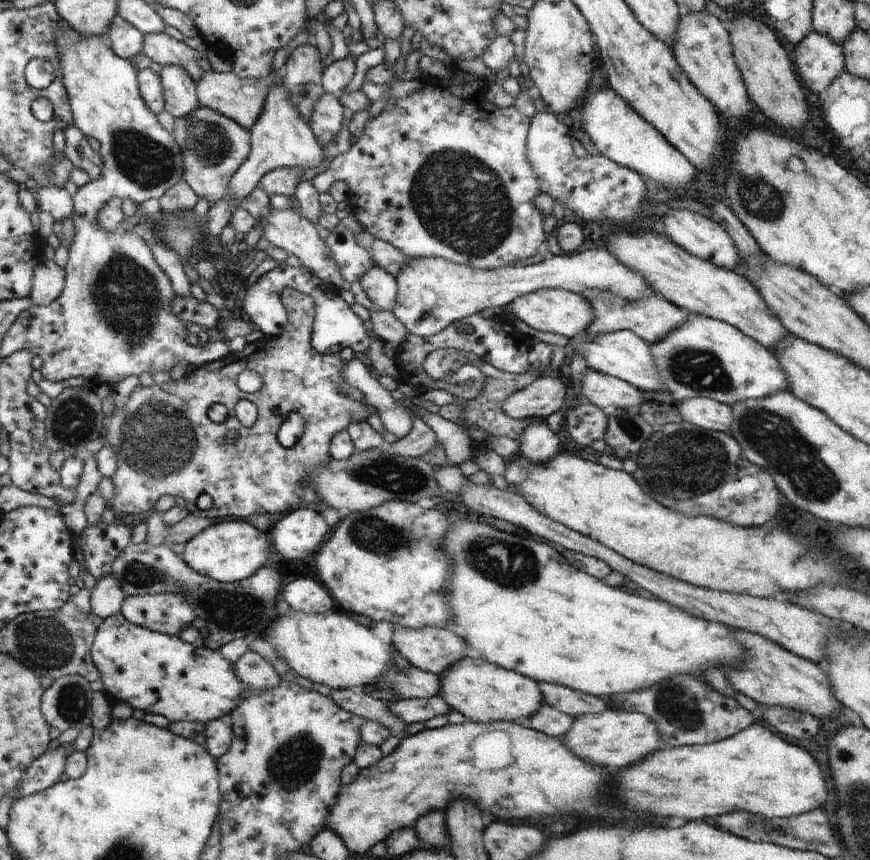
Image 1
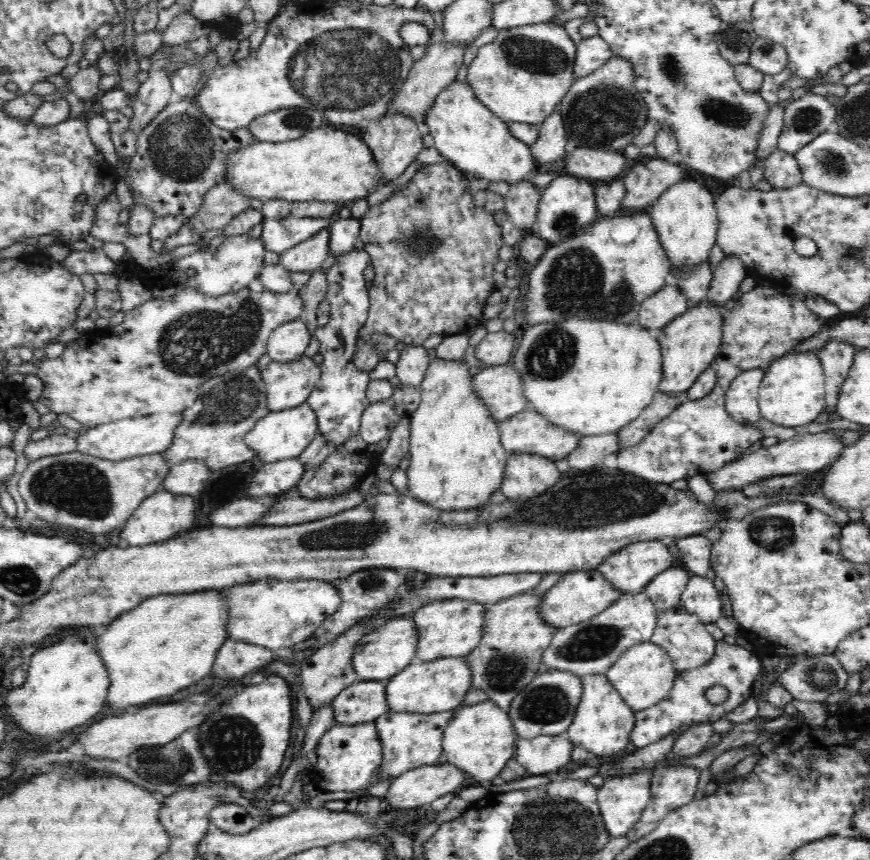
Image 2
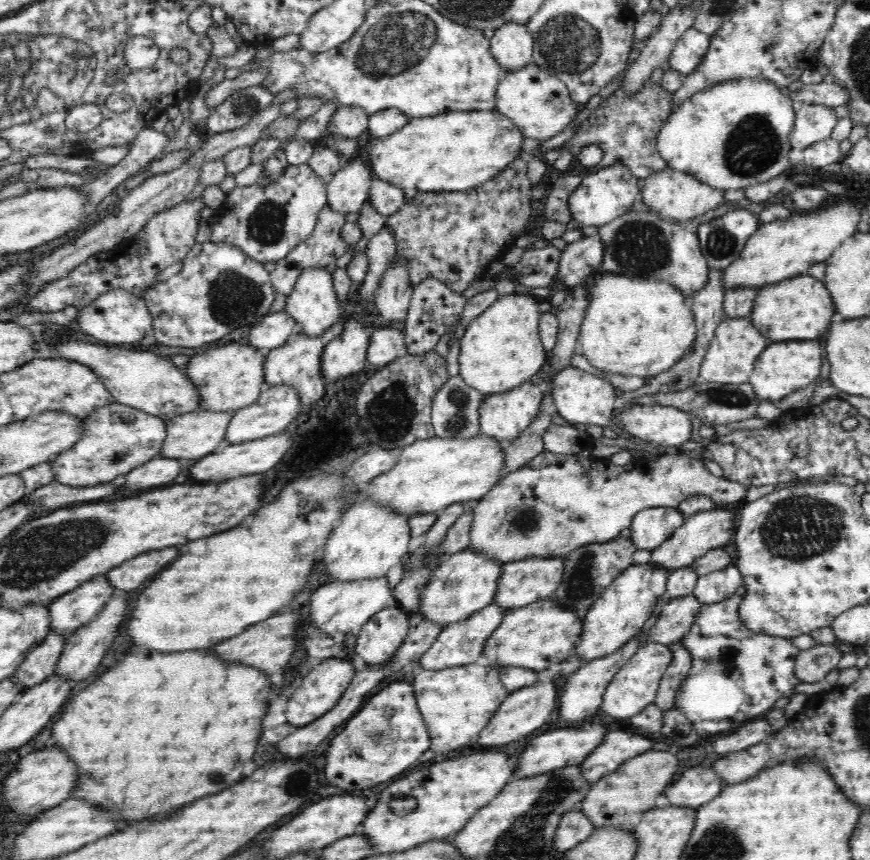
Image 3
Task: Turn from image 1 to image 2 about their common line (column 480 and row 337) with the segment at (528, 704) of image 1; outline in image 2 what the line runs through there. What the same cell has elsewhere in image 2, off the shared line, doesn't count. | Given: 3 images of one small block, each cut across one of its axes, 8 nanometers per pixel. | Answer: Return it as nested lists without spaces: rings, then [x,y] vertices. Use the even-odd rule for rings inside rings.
[[[707,298],[688,307],[688,310],[670,320],[659,334],[662,347],[663,378],[659,390],[668,395],[687,393],[694,380],[715,361],[723,344],[723,318],[727,311],[720,304],[712,304]]]

